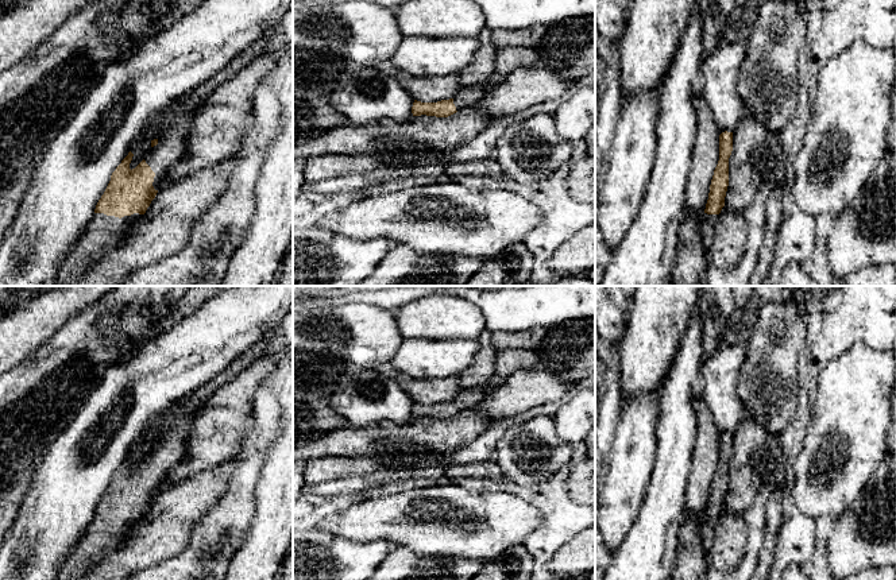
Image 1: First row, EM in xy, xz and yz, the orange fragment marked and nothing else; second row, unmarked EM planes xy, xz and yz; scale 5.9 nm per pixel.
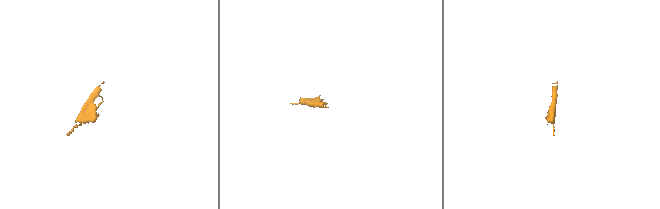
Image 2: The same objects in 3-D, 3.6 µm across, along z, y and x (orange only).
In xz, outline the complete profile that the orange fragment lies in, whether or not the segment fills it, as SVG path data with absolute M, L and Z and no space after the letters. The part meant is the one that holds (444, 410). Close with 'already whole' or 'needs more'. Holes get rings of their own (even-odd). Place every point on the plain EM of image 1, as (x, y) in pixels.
M475 386L472 388L461 388L453 401L441 402L437 405L421 405L414 402L412 409L413 418L436 418L448 419L464 410L475 409L490 393L487 386Z | needs more

